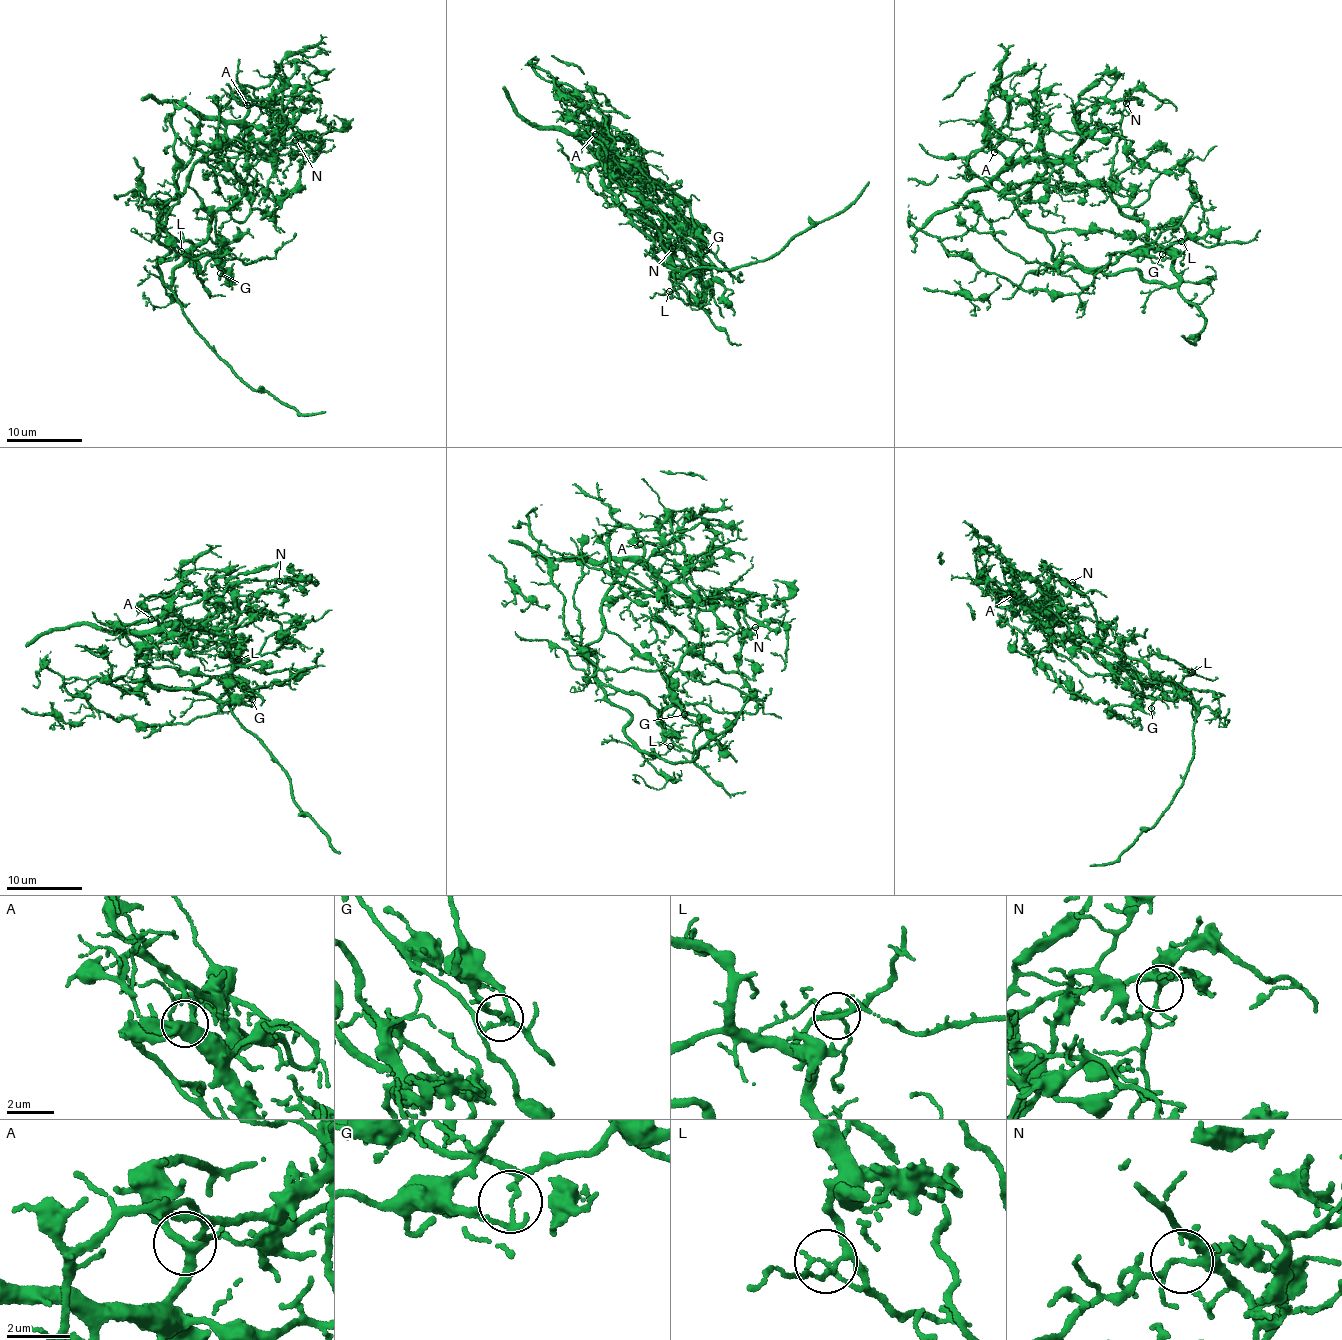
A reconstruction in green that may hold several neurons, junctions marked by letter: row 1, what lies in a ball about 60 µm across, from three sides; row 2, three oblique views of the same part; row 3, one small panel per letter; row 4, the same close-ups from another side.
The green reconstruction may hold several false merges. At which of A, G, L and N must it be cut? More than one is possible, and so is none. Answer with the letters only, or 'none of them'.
G, N

